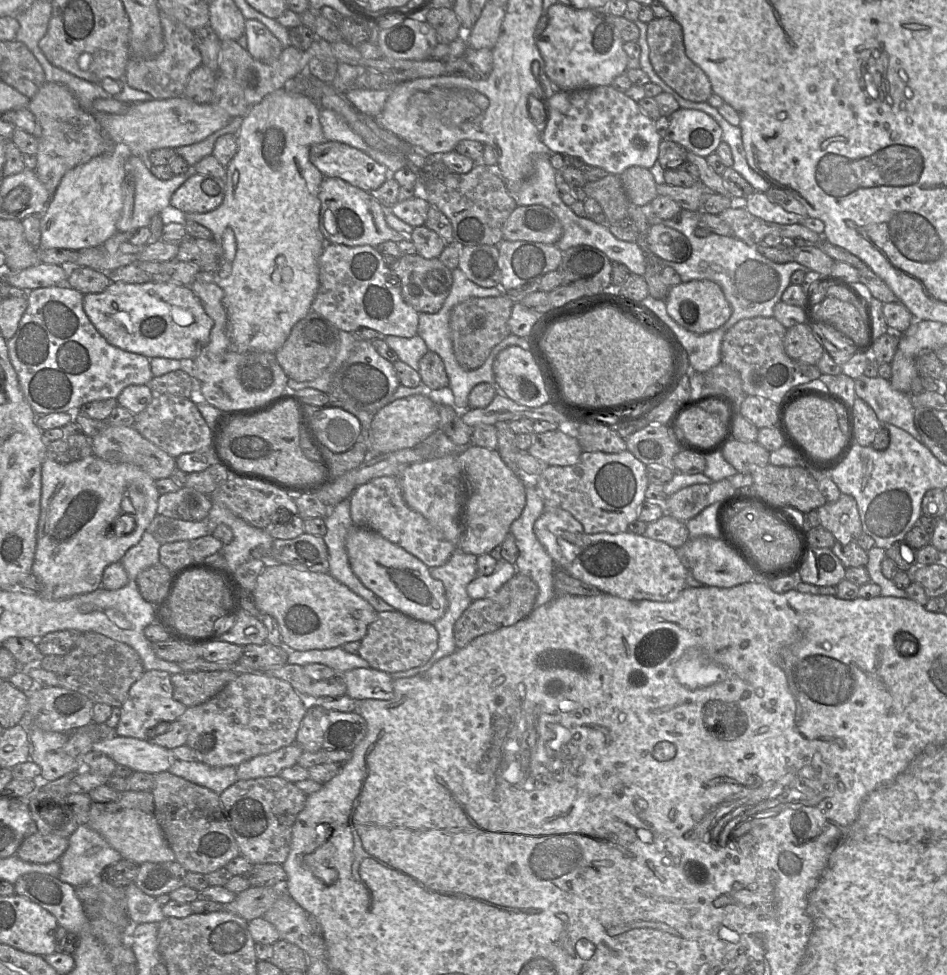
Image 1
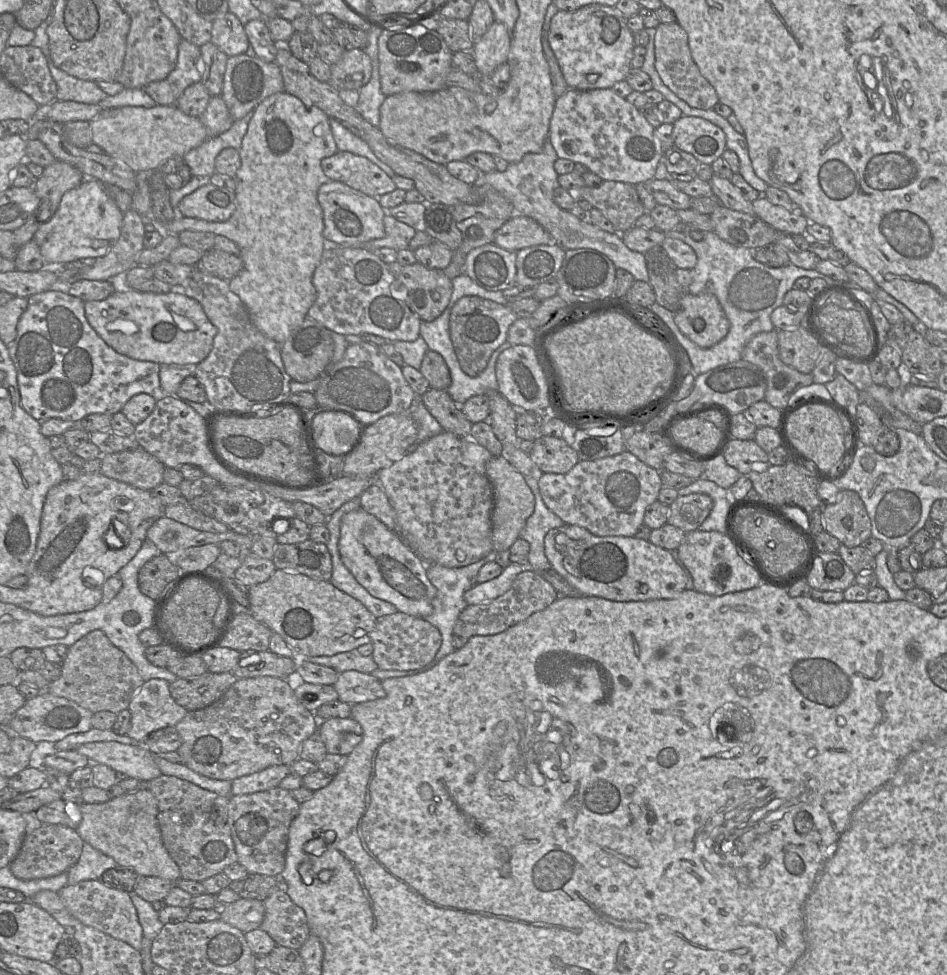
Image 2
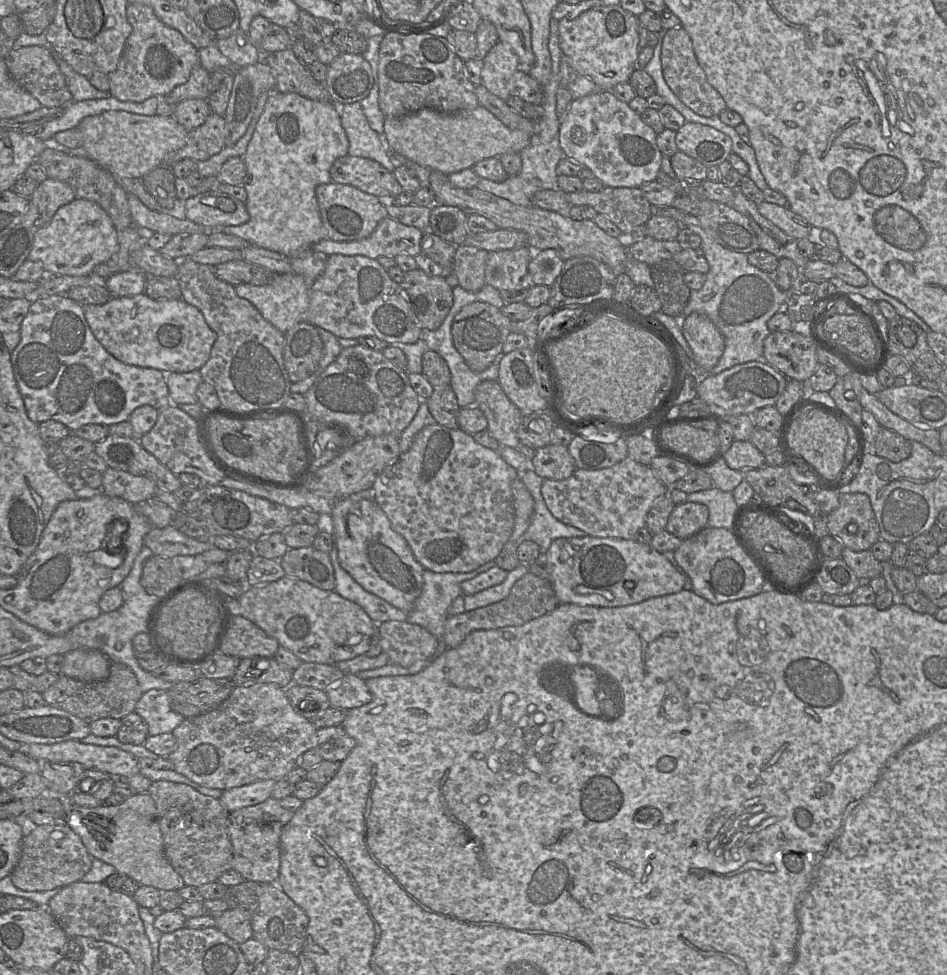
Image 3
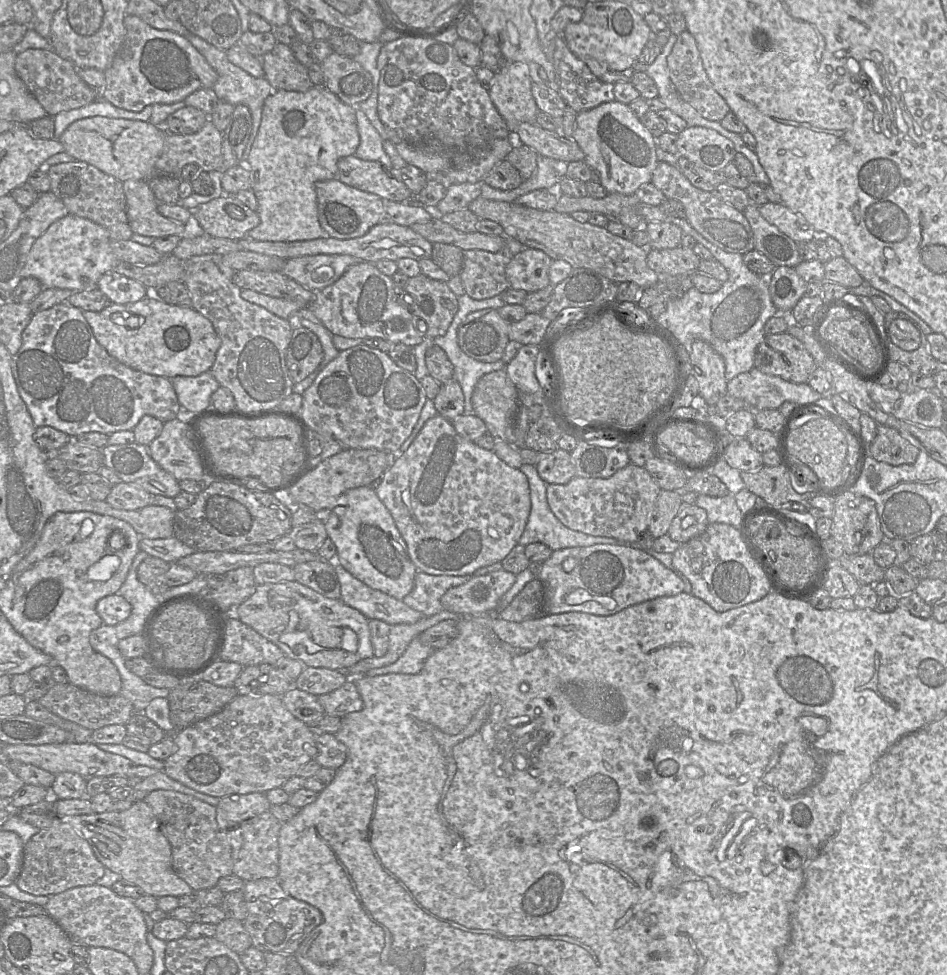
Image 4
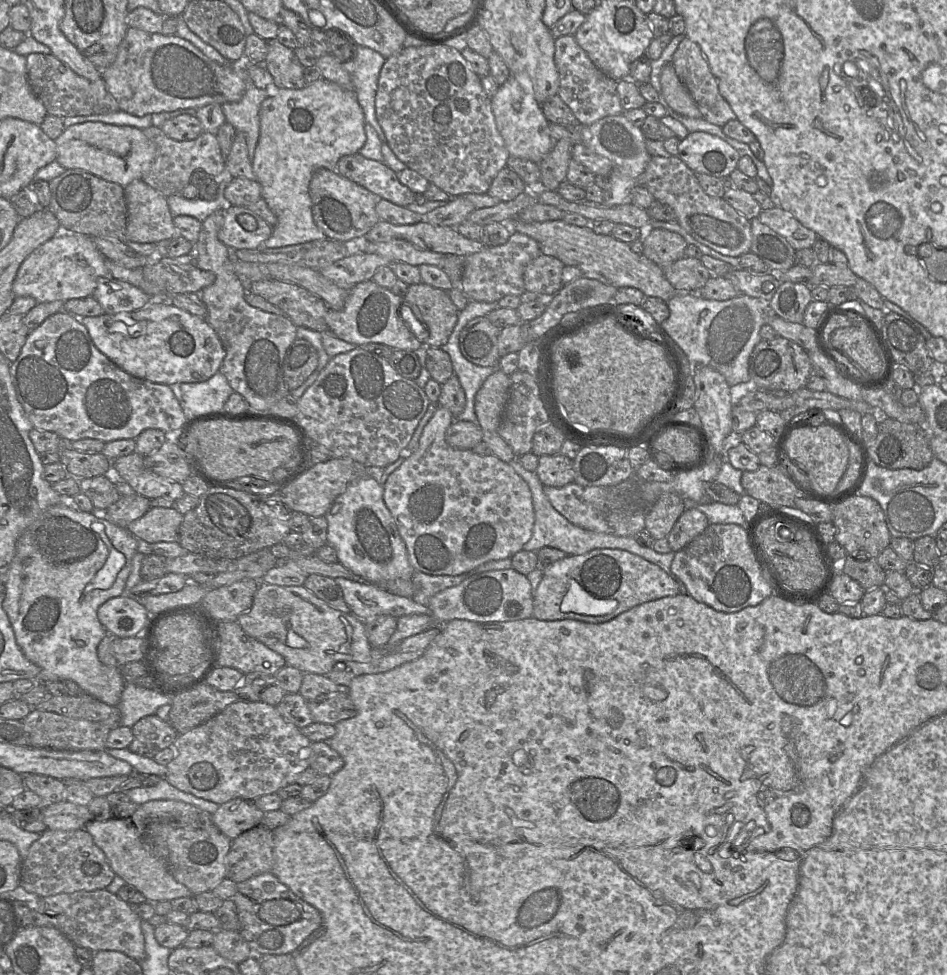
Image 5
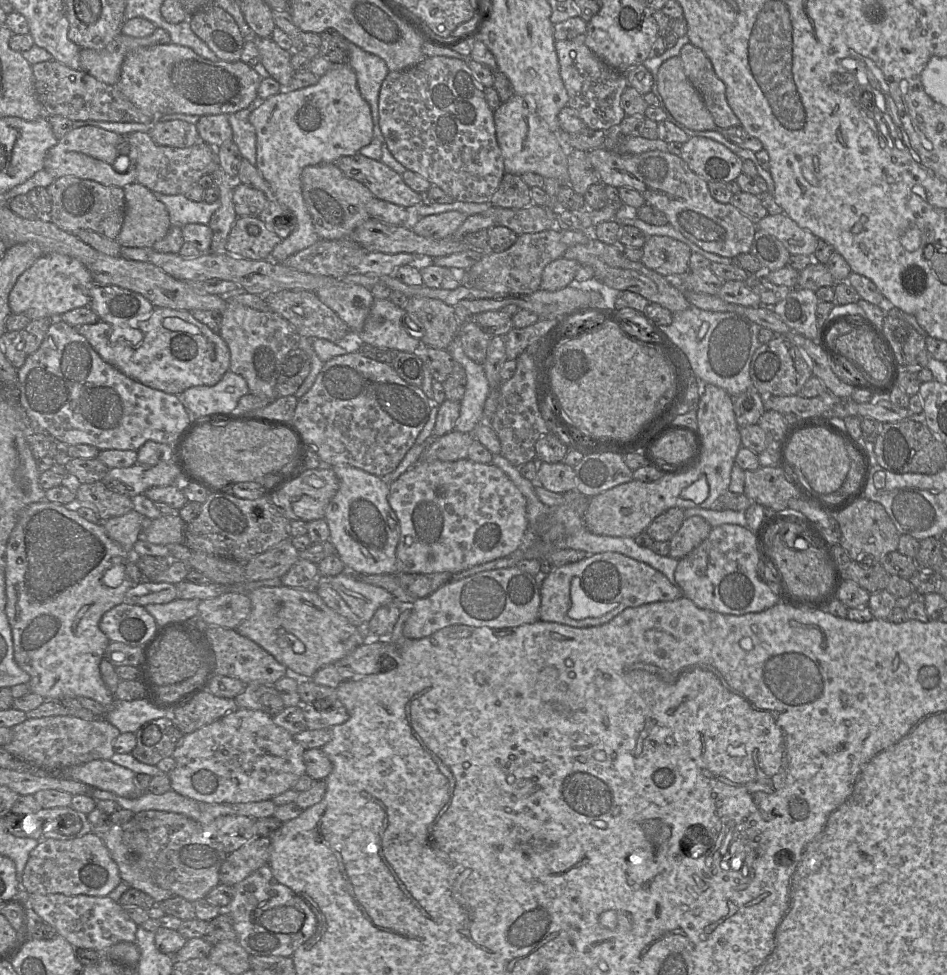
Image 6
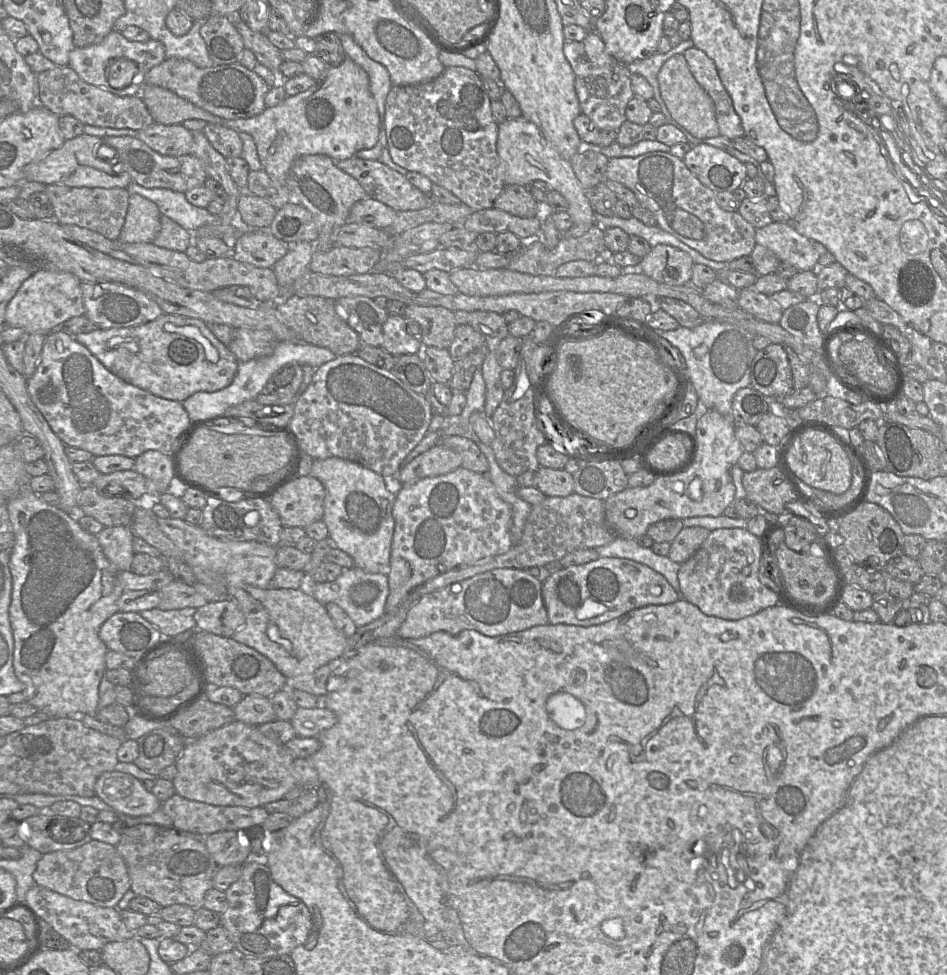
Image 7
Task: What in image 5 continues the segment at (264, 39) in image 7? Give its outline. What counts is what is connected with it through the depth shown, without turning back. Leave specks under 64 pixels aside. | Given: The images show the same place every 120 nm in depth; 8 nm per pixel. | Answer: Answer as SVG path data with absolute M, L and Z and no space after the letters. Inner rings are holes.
M276 38L266 41L268 43L266 68L273 77L274 85L279 89L304 88L307 85L304 67L295 55L294 49L286 47Z

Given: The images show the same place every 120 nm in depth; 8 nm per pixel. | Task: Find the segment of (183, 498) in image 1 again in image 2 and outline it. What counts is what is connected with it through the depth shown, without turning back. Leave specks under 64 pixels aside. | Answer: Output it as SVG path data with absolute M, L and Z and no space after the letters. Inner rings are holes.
M189 501L164 507L163 515L198 531L211 533L230 531L224 523L193 509Z

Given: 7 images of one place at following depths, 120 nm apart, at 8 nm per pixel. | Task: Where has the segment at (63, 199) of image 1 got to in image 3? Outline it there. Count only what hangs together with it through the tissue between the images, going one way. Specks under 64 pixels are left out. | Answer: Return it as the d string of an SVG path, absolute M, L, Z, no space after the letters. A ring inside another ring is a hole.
M75 198L61 206L51 222L40 228L34 238L33 247L28 255L29 260L40 262L49 275L90 275L96 265L108 261L118 250L118 232L109 215L96 203Z

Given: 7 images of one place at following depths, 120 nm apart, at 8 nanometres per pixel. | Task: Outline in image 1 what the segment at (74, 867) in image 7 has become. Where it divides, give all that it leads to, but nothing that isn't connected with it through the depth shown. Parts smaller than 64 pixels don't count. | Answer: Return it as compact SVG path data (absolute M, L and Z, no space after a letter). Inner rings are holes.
M37 832L24 838L16 855L25 862L47 864L58 861L68 846L68 838Z

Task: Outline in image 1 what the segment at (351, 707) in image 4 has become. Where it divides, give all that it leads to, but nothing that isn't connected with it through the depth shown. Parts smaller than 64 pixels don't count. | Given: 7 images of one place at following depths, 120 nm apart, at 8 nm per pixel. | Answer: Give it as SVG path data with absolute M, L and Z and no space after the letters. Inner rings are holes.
M354 668L341 675L346 684L346 694L355 700L393 697L393 679L387 672L374 668Z

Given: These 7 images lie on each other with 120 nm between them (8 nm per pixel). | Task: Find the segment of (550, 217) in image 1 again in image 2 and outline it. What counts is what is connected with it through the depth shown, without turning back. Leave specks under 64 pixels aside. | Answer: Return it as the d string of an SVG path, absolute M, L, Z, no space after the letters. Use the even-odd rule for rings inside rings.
M515 215L497 230L493 244L509 251L518 251L530 246L556 243L537 221Z

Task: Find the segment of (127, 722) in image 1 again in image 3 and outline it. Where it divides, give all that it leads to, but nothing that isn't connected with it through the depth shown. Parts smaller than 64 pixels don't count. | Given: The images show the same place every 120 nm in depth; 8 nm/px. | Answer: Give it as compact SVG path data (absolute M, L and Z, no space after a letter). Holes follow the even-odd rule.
M160 689L144 692L134 712L147 723L148 736L173 732L185 719L171 709L168 692Z

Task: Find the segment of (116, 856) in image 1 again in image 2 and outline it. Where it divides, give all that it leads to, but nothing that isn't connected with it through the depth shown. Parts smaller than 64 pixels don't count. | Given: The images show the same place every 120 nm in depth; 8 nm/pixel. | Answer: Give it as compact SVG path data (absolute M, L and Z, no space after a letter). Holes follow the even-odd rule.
M84 842L79 860L67 871L68 885L85 880L101 880L104 872L117 866L112 857Z

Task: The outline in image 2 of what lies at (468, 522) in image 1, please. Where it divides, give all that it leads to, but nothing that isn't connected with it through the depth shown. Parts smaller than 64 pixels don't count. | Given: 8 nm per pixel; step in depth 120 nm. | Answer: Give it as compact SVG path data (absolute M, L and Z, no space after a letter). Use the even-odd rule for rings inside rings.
M493 456L486 465L486 475L493 488L492 550L507 550L519 538L526 520L535 508L535 497L525 476L515 469L503 456Z

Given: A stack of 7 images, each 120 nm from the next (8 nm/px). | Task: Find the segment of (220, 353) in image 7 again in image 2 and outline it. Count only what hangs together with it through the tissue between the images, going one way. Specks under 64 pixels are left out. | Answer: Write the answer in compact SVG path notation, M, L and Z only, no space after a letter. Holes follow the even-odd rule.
M176 289L167 293L113 292L104 300L84 302L84 308L87 321L108 346L141 361L197 365L209 355L217 334L201 304Z

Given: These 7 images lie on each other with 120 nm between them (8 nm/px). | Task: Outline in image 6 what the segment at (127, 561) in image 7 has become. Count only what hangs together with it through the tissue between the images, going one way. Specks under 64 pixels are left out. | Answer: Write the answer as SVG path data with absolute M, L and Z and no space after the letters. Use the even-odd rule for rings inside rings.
M132 509L128 513L102 521L107 535L131 553L135 542L144 529L144 516Z

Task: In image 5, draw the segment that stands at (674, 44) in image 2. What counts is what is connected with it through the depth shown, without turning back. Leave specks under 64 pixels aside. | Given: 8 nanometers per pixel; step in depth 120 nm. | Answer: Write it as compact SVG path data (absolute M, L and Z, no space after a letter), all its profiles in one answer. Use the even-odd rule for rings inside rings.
M685 37L675 50L671 64L699 107L703 119L721 128L728 121L737 119L729 103L720 94L717 80L710 71L708 61L697 43Z

